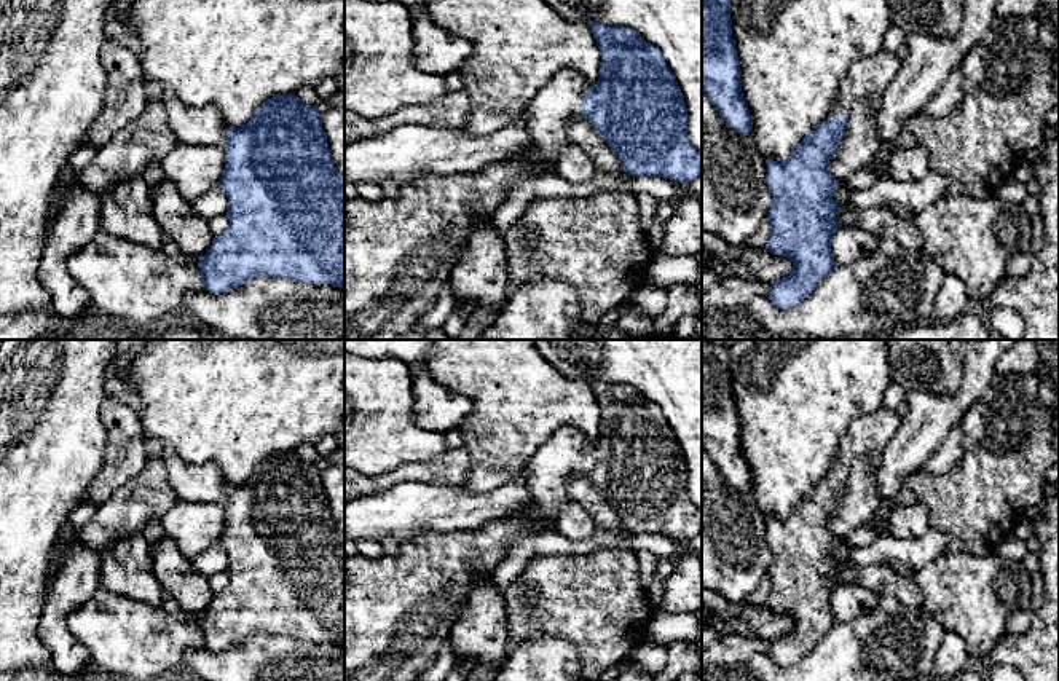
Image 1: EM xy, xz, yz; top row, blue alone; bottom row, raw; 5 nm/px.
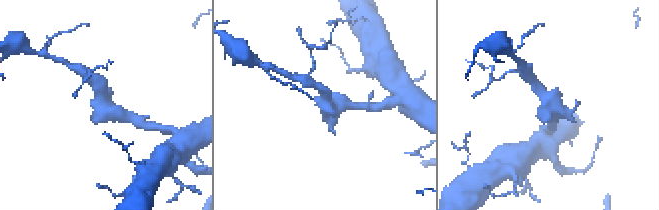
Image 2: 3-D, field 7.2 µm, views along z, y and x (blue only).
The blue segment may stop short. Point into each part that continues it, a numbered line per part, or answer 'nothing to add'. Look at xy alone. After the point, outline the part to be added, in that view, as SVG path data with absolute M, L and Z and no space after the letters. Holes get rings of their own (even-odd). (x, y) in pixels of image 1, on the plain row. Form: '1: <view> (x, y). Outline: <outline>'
1: xy (204, 482). Outline: M145 439L148 458L164 461L167 478L179 501L215 502L226 507L228 482L215 463L190 464L159 440Z

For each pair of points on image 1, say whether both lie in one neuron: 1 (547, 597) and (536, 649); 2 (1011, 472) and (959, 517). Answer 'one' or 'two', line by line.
1: two
2: one

